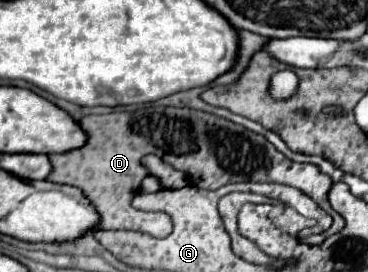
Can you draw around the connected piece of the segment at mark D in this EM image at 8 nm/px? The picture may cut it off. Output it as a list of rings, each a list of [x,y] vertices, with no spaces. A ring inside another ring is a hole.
[[[145,106],[135,112],[113,112],[99,116],[85,116],[81,128],[89,134],[85,148],[65,154],[51,154],[53,172],[47,180],[57,184],[69,184],[83,190],[101,214],[99,230],[137,230],[151,236],[167,236],[173,230],[171,218],[163,212],[143,212],[131,206],[131,200],[141,188],[141,180],[149,170],[141,164],[141,158],[153,152],[175,170],[181,170],[187,180],[205,190],[217,190],[229,182],[275,182],[303,190],[333,218],[333,226],[323,233],[305,238],[310,245],[320,245],[328,236],[343,230],[345,220],[331,208],[327,192],[333,182],[313,164],[287,162],[271,142],[261,134],[255,134],[243,126],[215,118],[207,112],[173,106]],[[223,146],[223,158],[217,156],[217,148]]]

